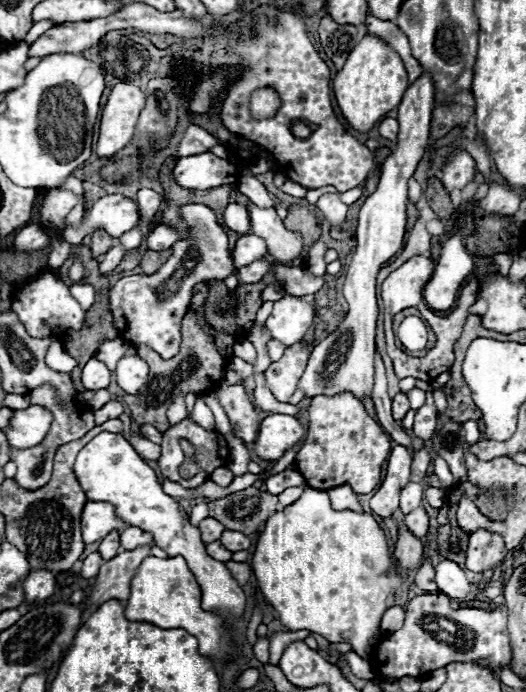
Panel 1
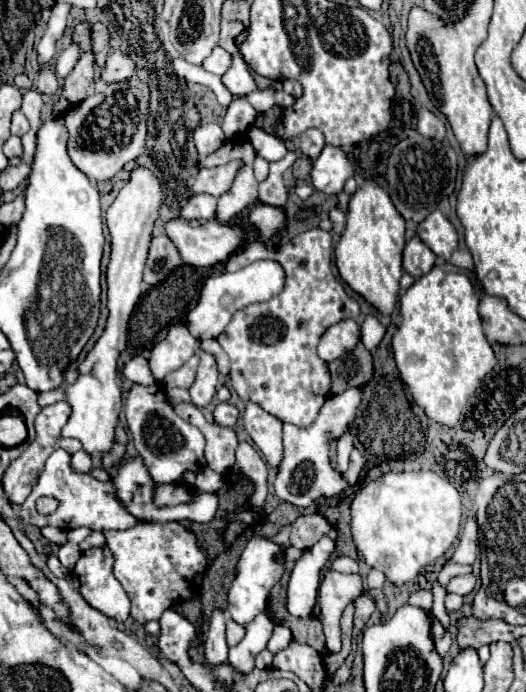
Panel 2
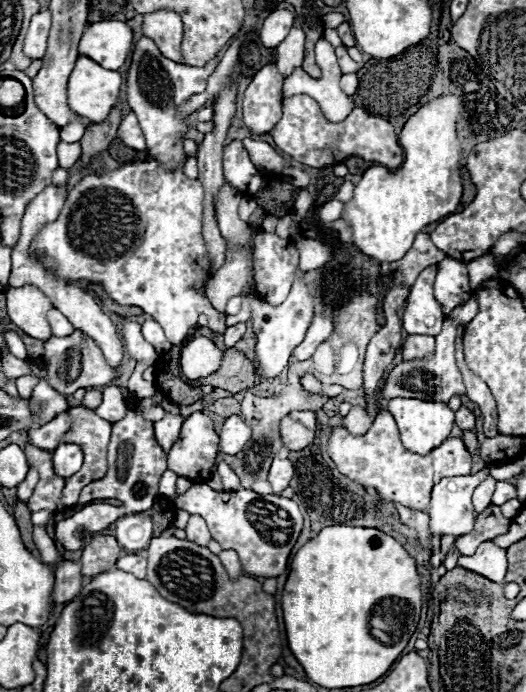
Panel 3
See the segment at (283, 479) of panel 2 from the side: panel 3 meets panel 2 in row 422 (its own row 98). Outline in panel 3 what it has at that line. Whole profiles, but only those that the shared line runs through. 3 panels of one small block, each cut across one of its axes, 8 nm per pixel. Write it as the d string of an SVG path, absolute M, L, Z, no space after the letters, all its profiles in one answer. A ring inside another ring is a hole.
M320 39L316 42L316 64L322 70L320 78L311 78L305 75L302 68L296 68L286 80L284 80L284 96L296 96L304 94L318 102L322 108L322 114L330 122L342 122L354 108L354 102L350 96L346 96L340 90L340 68L334 56L334 48Z

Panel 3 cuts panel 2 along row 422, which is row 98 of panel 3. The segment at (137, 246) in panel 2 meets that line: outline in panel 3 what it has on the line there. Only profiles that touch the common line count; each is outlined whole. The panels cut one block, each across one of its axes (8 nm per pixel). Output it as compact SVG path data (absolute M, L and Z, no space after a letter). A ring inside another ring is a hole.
M78 56L66 84L66 98L72 112L90 122L106 120L120 92L122 76L110 72L86 56Z

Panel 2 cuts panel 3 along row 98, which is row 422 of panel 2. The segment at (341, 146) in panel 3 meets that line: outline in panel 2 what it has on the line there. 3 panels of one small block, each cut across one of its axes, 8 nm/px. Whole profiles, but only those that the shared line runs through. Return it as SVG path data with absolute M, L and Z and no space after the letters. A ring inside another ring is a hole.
M320 228L294 236L278 250L244 244L226 262L226 270L240 270L262 258L276 258L286 270L286 286L270 302L252 304L236 312L226 330L216 338L232 360L230 382L238 396L260 404L266 412L294 426L310 426L330 394L328 362L316 354L320 336L330 324L356 318L360 304L344 292L332 274L332 236Z

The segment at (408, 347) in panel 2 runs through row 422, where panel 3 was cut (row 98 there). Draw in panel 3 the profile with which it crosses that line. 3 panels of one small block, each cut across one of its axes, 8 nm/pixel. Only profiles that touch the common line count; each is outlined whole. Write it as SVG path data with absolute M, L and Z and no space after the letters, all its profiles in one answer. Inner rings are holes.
M452 94L422 106L398 136L404 150L402 166L396 172L388 172L384 166L370 166L356 184L352 200L344 204L342 220L352 230L352 244L368 258L380 264L400 260L424 226L446 218L460 204L462 150L456 136L460 110L460 98Z

